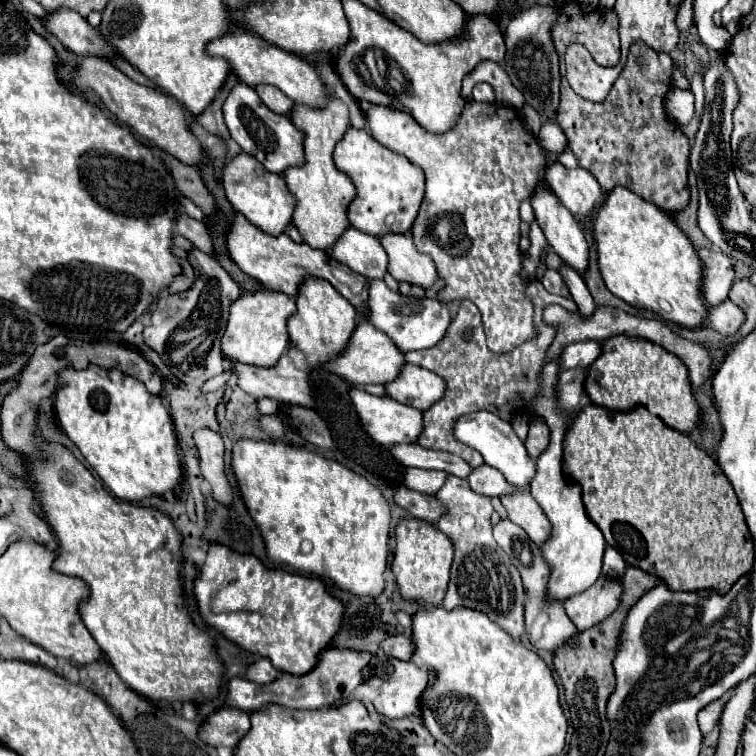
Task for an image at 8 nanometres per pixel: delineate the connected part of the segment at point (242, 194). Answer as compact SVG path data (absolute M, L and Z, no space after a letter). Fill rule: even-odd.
M241 152L235 158L231 158L223 168L221 186L223 186L225 196L231 202L231 206L237 212L241 212L251 224L261 228L263 232L279 236L285 230L285 226L291 222L295 200L289 194L283 176L265 170L263 164L257 162L253 156Z

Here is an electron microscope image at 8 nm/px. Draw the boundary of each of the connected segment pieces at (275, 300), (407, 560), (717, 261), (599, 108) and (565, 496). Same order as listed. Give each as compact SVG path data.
M259 288L255 292L243 292L231 306L229 318L221 340L221 350L227 358L239 360L251 366L273 366L289 344L287 318L295 312L295 300L281 292Z
M405 518L399 522L395 532L395 554L391 570L397 578L397 586L403 598L423 600L429 606L441 606L445 598L449 572L453 562L453 542L441 530L437 530L427 520Z
M697 250L697 256L703 262L703 280L701 280L701 296L707 308L721 304L727 300L729 288L733 284L733 266L729 256L719 250Z
M635 42L631 46L627 66L615 80L609 96L603 102L591 102L581 98L567 86L567 78L561 78L561 102L557 110L557 122L561 124L571 150L575 152L579 166L589 170L599 186L605 192L611 192L615 186L625 186L635 194L641 194L645 200L657 204L663 210L683 210L689 202L689 186L687 186L687 166L689 166L689 140L681 132L681 126L673 124L665 114L663 100L673 86L673 62L669 54L659 54L645 46L643 42Z
M545 384L543 398L537 406L537 414L545 418L545 422L551 428L551 444L547 450L537 458L537 472L531 480L531 496L537 500L537 504L547 514L553 532L551 538L541 546L541 556L549 564L549 600L561 600L565 602L573 594L585 592L593 582L601 576L601 564L603 564L603 550L605 550L605 538L601 532L595 532L597 526L588 517L583 501L581 486L573 482L565 482L565 474L561 472L561 460L563 460L563 436L567 430L567 416L557 414L557 406L553 400L553 384Z

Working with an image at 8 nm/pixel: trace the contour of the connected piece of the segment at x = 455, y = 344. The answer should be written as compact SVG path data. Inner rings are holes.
M529 282L525 286L525 294L533 302L533 308L535 308L533 324L537 326L539 332L537 332L537 336L533 336L533 340L527 340L513 352L493 354L489 350L485 342L481 314L469 300L461 302L457 316L449 324L449 332L445 332L445 336L441 338L441 344L435 344L433 348L427 348L427 350L405 352L405 356L417 358L417 364L425 364L425 368L429 368L431 372L435 372L437 376L441 376L445 380L445 396L423 412L423 430L421 430L421 436L417 436L415 444L419 444L423 448L433 448L433 450L457 452L461 458L467 460L469 466L475 468L475 466L483 464L483 458L479 456L479 452L473 452L471 448L467 448L465 444L461 444L453 438L451 428L453 428L455 418L459 418L461 414L469 414L469 412L487 410L487 412L499 414L505 420L511 420L513 414L527 414L527 418L531 420L531 414L523 408L537 394L537 376L543 366L545 350L553 340L553 330L541 322L543 308L549 304L561 304L567 310L575 312L577 304L573 302L573 298L549 294L541 286L541 282ZM465 328L473 328L471 340L465 340L465 336L463 336Z

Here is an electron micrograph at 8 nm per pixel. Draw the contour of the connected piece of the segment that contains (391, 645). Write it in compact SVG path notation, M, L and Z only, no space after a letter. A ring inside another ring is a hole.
M391 636L379 644L379 650L397 660L409 660L413 654L413 646L409 642L411 642L409 636Z

